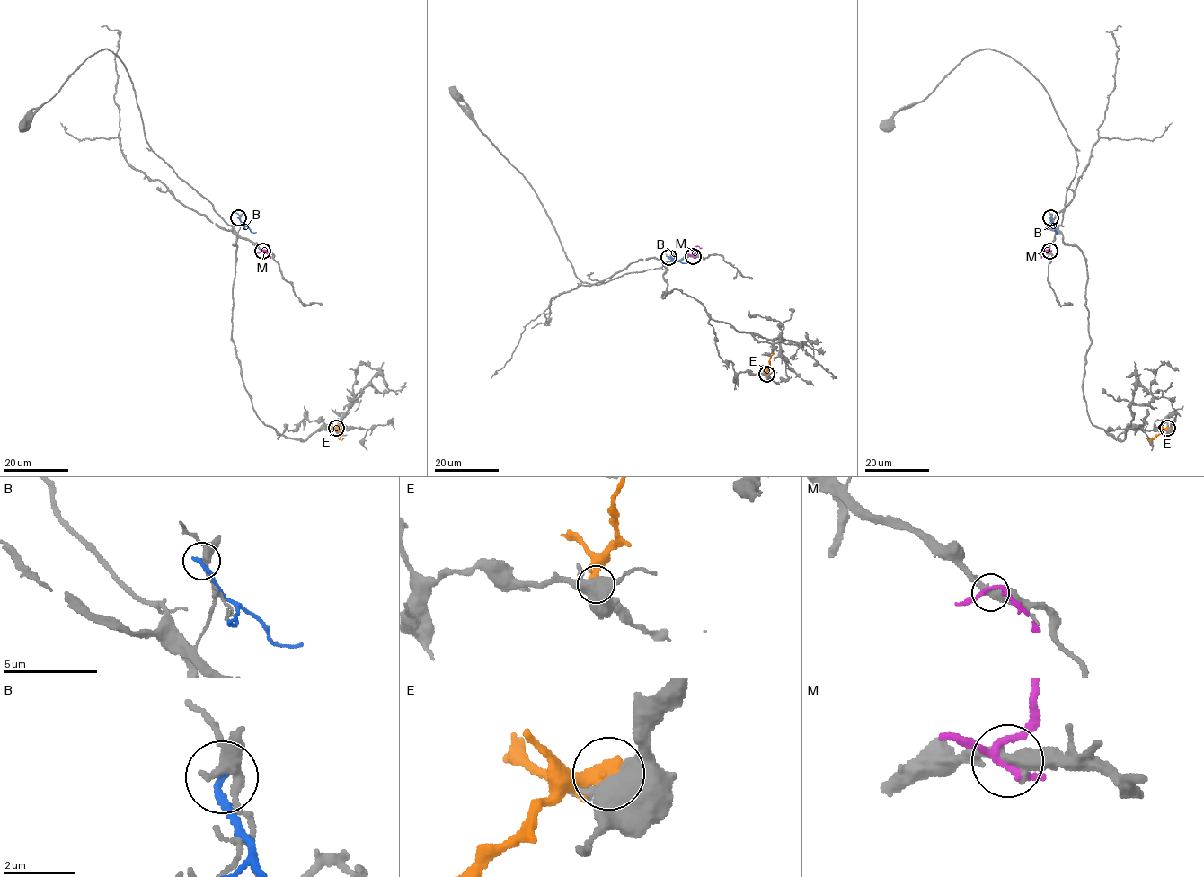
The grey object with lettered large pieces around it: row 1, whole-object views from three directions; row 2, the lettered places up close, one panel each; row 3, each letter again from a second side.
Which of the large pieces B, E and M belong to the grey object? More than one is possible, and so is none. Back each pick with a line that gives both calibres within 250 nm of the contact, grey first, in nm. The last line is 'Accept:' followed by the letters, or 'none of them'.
Accept: none of them

